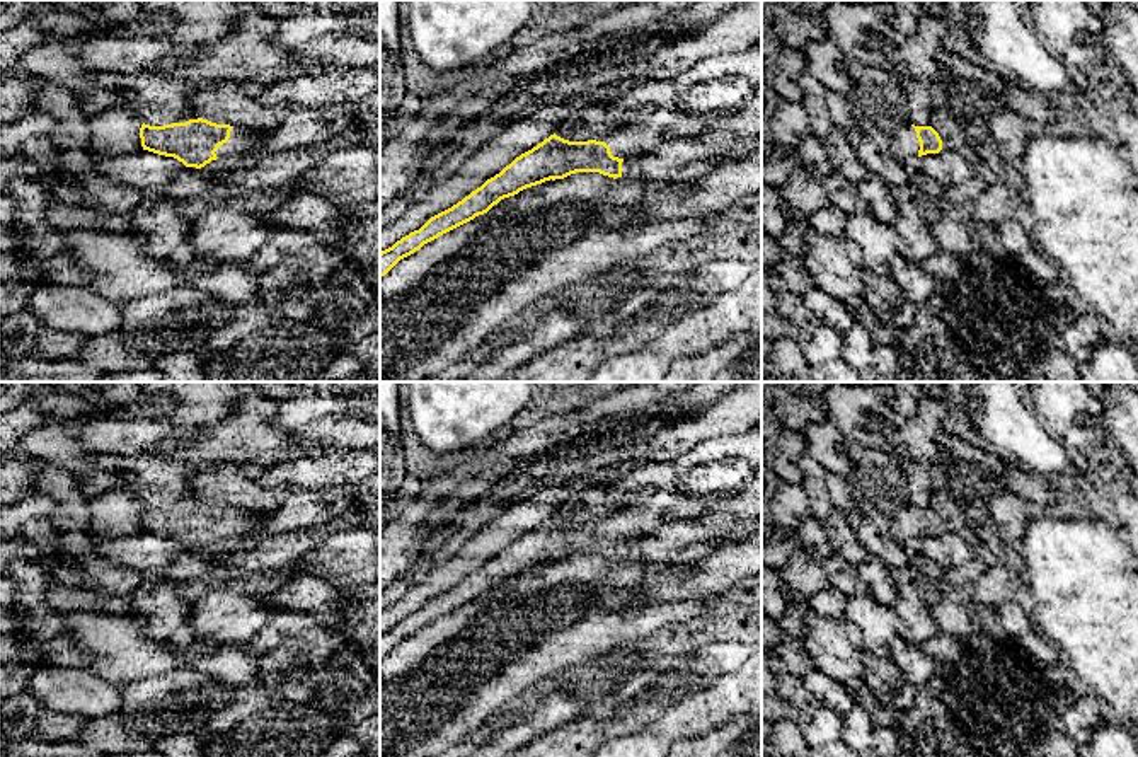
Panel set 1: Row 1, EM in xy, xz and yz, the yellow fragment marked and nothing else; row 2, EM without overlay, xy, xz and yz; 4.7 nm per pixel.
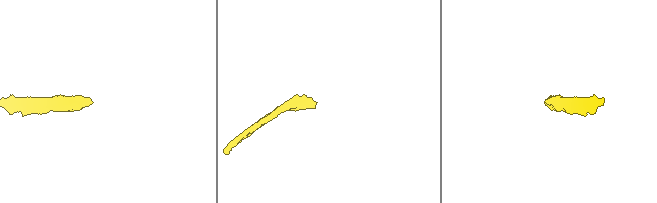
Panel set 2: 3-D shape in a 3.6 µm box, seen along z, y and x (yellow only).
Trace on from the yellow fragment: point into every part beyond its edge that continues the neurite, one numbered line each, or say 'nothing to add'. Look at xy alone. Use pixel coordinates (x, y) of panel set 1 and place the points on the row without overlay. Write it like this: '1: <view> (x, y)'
1: xy (241, 524)

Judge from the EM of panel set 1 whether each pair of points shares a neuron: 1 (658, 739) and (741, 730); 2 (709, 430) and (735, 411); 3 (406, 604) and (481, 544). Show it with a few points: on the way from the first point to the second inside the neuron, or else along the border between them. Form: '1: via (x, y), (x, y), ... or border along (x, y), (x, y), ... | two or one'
1: border along (741, 715), (697, 739) | two
2: via (716, 423), (728, 416) | one
3: via (425, 592), (462, 563) | one

